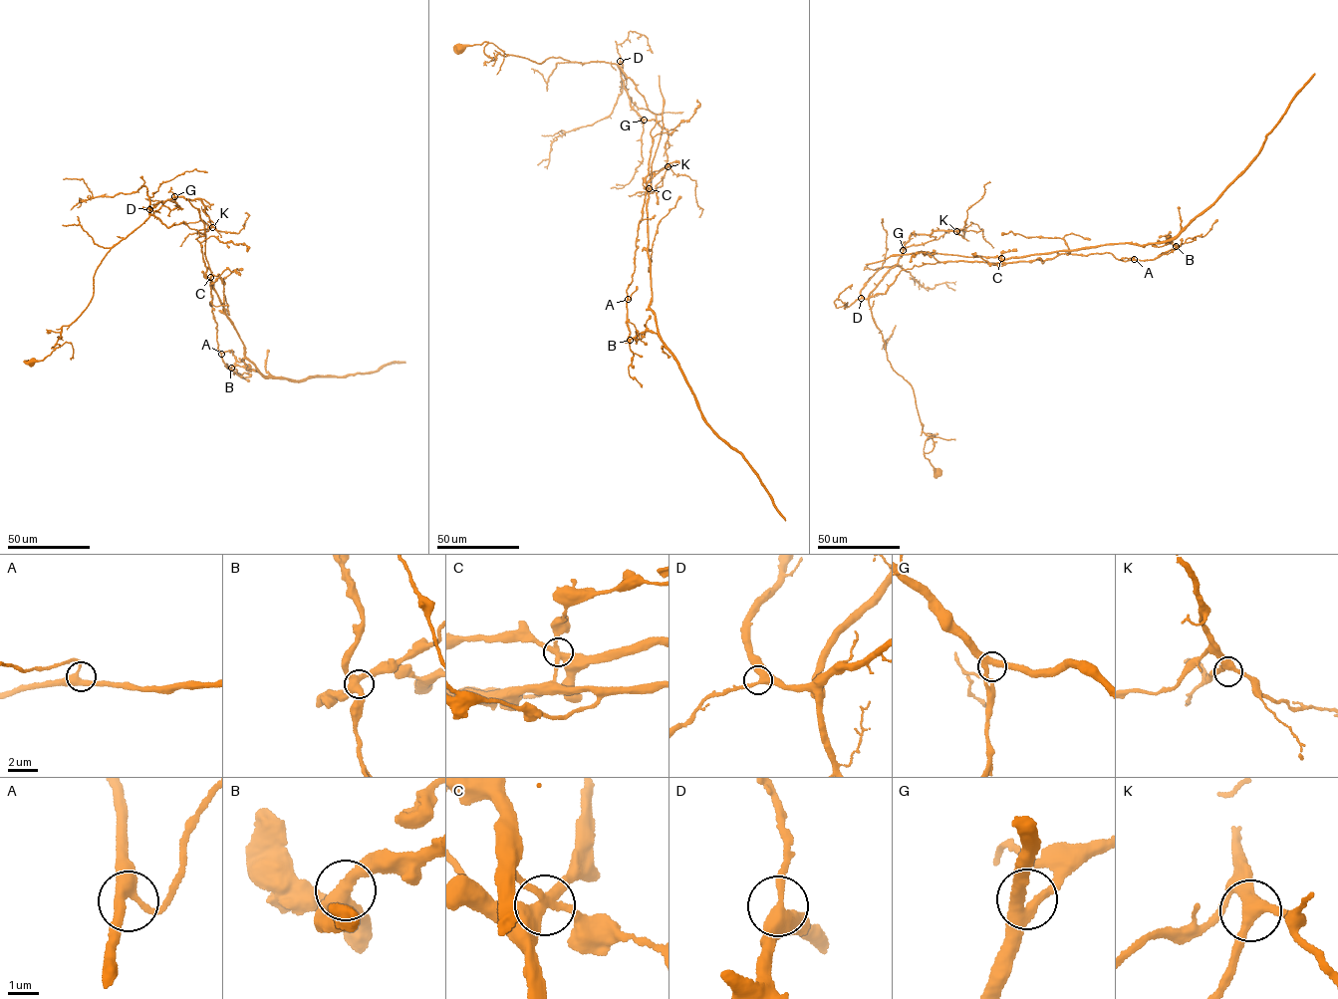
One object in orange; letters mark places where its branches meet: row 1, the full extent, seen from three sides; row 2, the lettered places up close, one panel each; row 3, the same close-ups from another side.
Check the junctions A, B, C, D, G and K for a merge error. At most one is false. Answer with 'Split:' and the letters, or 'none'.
Split: C

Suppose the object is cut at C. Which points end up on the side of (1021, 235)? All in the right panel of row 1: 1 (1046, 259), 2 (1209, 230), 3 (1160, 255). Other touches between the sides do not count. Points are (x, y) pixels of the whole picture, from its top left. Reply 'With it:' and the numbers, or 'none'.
With it: none

